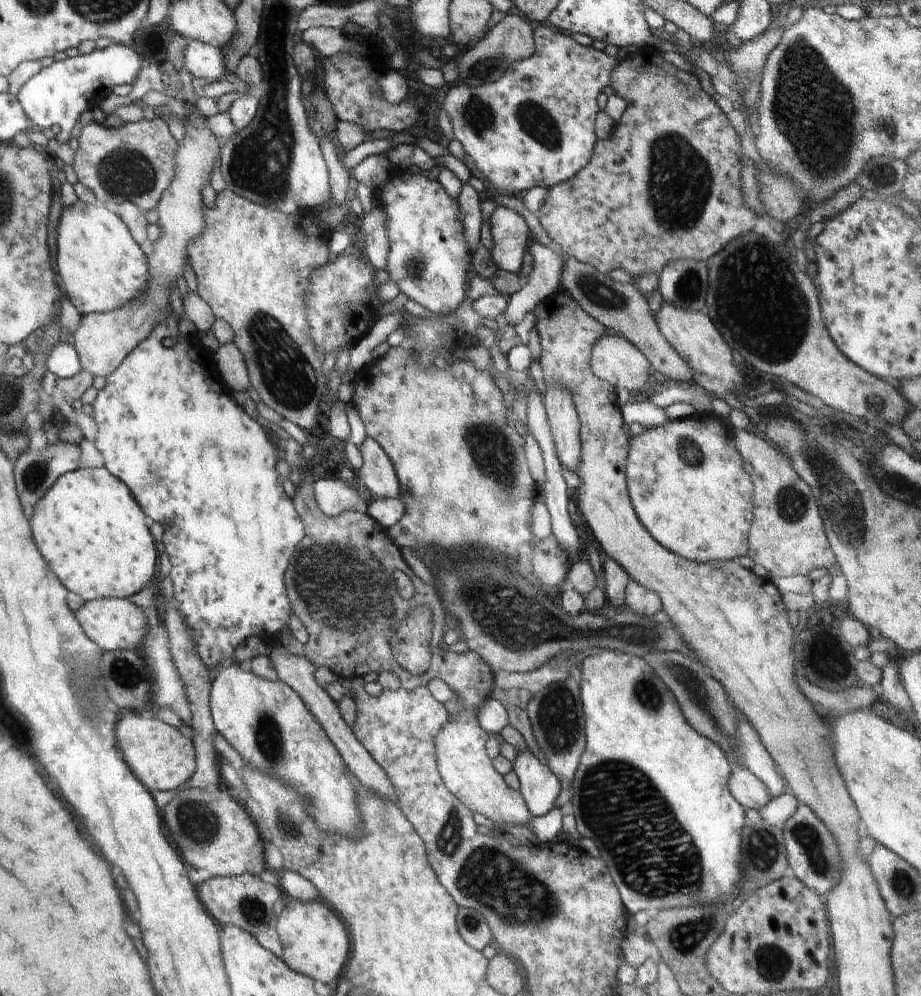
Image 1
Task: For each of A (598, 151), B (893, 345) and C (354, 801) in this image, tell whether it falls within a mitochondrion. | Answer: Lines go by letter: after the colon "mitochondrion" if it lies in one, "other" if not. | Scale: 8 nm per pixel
A: other
B: other
C: other

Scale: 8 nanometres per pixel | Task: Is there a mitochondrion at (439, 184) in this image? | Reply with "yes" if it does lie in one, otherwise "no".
no

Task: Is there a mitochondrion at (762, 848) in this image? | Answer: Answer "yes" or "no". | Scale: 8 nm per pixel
yes

